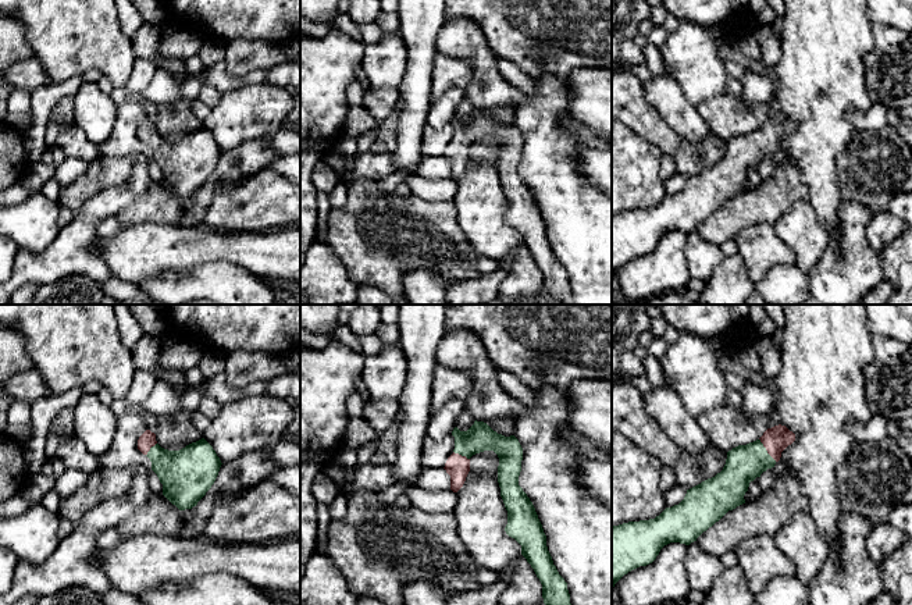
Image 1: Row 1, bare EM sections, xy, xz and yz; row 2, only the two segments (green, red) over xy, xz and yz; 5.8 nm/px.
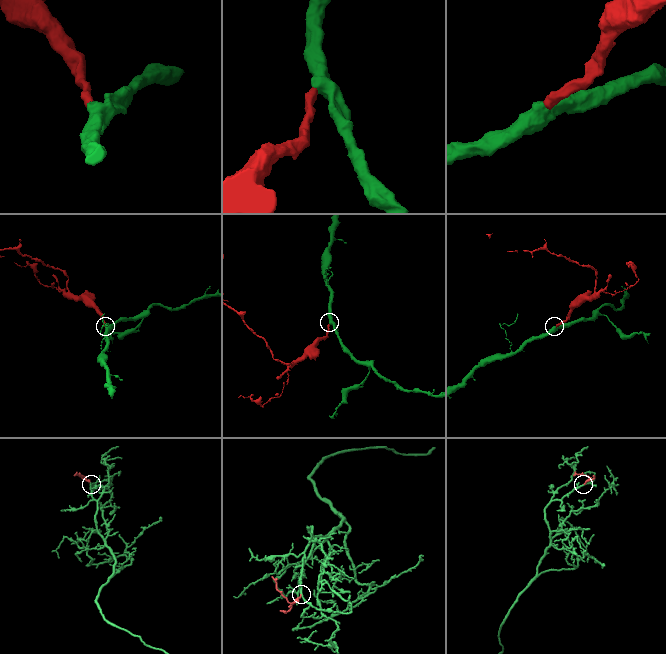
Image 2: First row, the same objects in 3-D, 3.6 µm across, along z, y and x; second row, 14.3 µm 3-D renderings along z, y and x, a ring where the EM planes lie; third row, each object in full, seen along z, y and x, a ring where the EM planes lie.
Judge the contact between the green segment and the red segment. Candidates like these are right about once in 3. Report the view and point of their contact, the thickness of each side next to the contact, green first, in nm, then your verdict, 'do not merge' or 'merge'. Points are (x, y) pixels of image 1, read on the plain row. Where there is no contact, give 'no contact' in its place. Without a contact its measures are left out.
meets green in yz at (765, 138); 220 nm thick on the green side, 150 nm on the other; merge

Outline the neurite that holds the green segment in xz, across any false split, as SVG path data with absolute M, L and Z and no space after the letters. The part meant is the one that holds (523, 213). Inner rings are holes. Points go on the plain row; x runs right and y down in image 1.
M474 110L467 120L453 117L453 142L445 152L450 164L450 178L457 181L470 160L470 146L494 139L499 146L498 171L507 199L505 220L521 234L521 243L534 257L542 273L545 299L555 305L573 305L567 271L559 263L546 235L546 224L535 196L519 174L523 136L514 124L505 125L484 110Z

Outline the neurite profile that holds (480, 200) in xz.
M494 139L470 146L470 160L457 179L453 203L456 220L478 257L499 263L521 245L521 234L505 220L507 199L500 185L498 154Z

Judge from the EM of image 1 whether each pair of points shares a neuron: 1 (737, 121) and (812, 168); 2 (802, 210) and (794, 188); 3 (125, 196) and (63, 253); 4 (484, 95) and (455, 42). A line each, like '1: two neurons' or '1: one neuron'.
1: two neurons
2: two neurons
3: one neuron
4: one neuron

